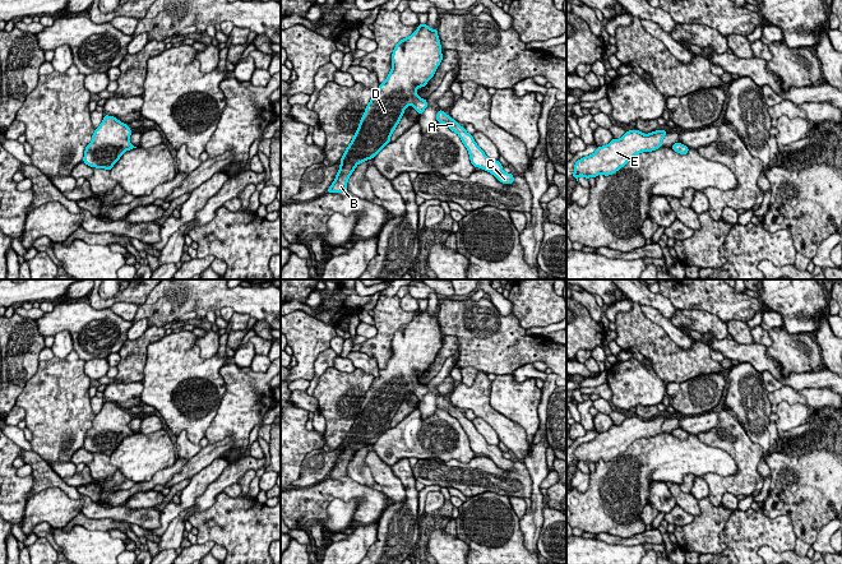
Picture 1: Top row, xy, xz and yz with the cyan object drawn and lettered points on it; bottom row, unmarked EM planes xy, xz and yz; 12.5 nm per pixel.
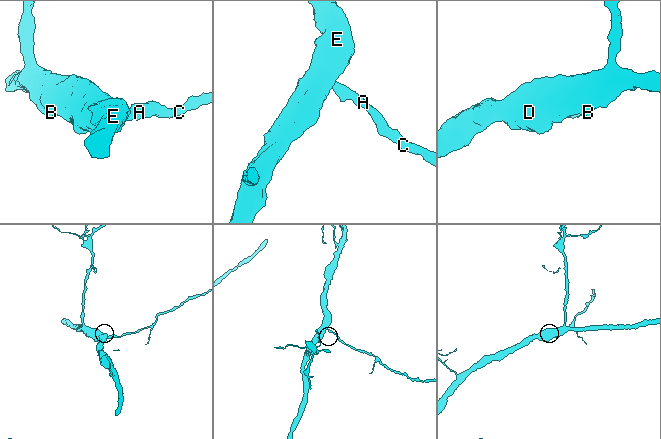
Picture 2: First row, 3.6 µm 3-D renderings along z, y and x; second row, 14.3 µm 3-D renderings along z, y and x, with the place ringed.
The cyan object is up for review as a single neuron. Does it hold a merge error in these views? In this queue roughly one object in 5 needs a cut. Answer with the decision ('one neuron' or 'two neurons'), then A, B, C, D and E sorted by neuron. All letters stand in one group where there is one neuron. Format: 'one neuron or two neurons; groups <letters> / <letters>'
one neuron; groups A B C D E

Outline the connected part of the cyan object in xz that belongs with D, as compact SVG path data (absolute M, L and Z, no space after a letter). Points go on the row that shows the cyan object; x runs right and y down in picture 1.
M417 26L410 37L395 45L392 70L366 106L357 131L341 158L336 180L327 193L348 190L347 181L356 166L374 158L390 143L390 135L407 106L413 106L418 115L427 107L427 101L420 98L416 91L434 77L443 60L443 48L436 28Z

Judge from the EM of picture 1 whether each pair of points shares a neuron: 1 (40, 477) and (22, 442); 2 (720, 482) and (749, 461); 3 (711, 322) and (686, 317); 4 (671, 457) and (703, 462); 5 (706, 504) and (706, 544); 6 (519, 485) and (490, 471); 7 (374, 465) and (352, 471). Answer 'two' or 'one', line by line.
1: two
2: one
3: one
4: one
5: one
6: one
7: two

